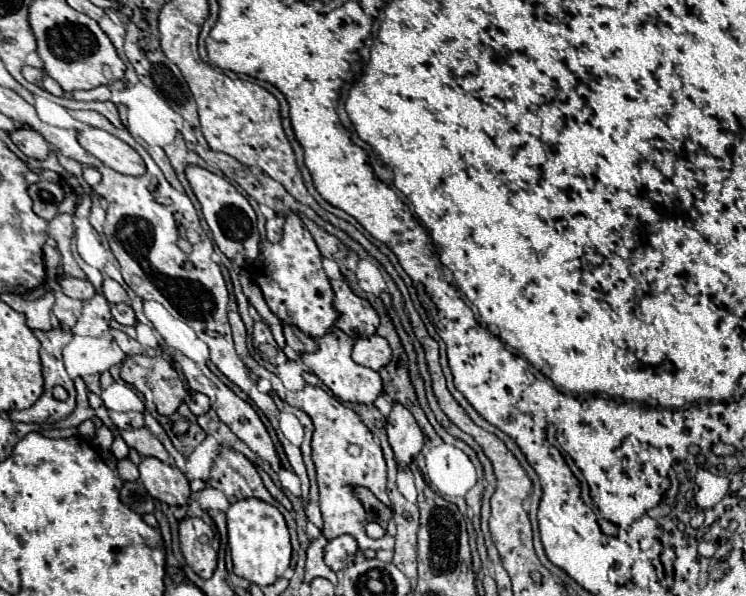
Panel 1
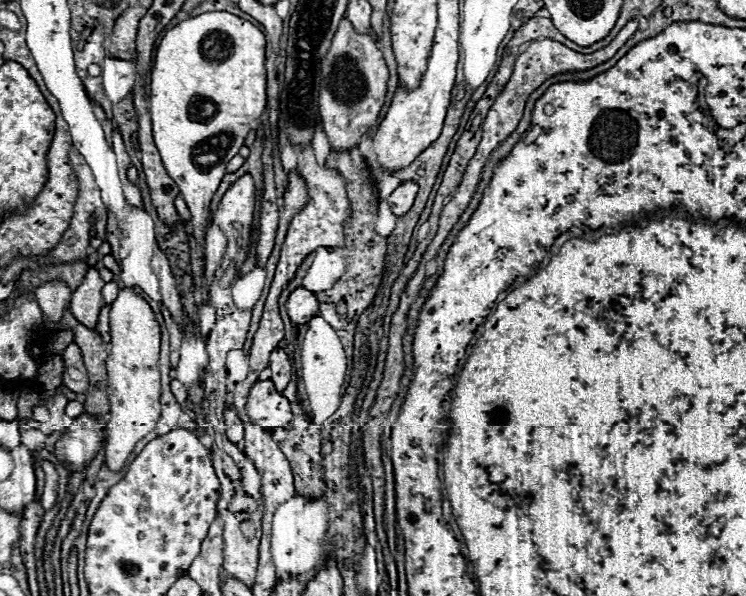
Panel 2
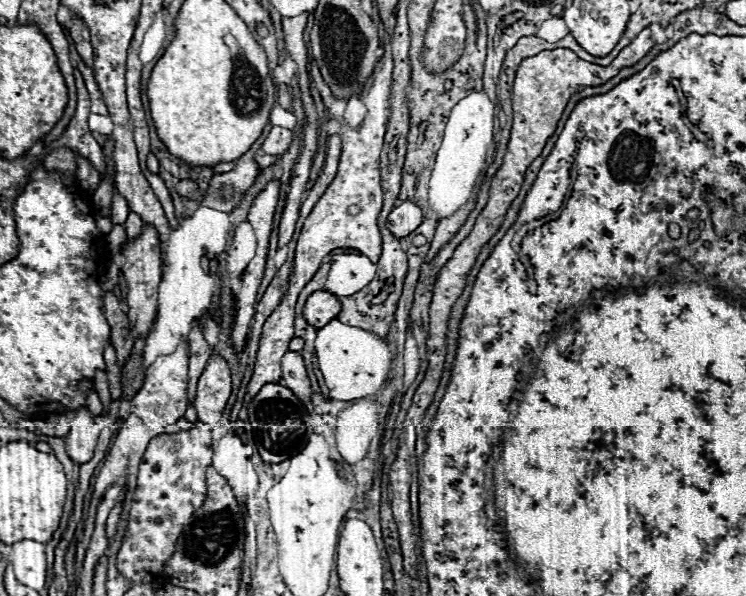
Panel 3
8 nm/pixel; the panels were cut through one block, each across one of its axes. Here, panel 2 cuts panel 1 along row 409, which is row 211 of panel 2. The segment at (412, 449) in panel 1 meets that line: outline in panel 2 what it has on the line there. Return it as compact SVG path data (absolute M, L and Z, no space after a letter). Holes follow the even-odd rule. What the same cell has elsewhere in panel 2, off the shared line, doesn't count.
M408 180L408 182L402 182L390 196L388 196L388 204L390 204L390 210L394 214L406 214L410 208L412 208L412 202L416 198L416 192L418 192L418 184L414 180Z

